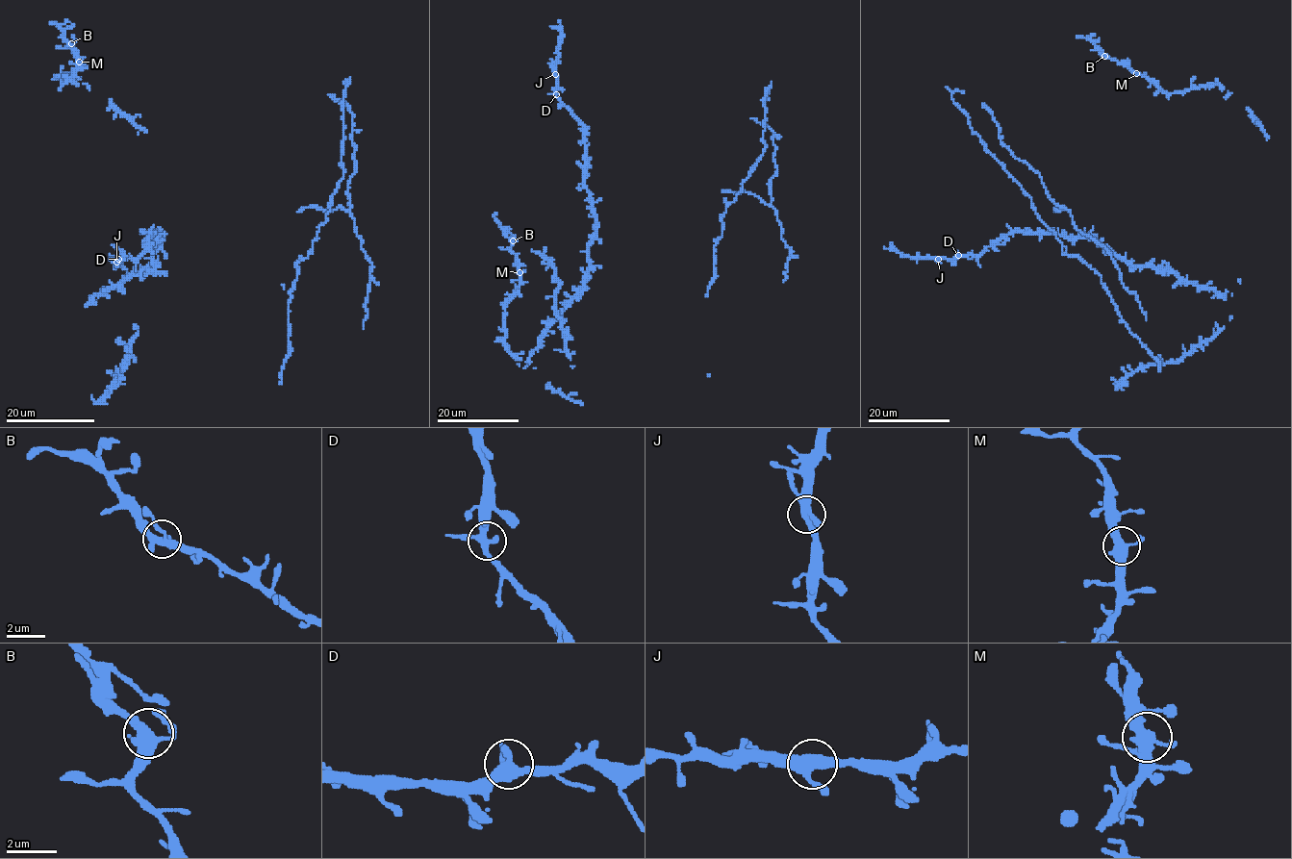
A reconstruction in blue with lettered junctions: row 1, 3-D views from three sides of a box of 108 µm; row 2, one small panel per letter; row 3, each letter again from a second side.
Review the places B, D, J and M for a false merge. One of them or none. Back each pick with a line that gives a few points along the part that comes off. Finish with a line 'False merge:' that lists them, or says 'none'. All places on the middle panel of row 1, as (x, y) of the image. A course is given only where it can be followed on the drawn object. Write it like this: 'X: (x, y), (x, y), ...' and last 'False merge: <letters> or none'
False merge: none

